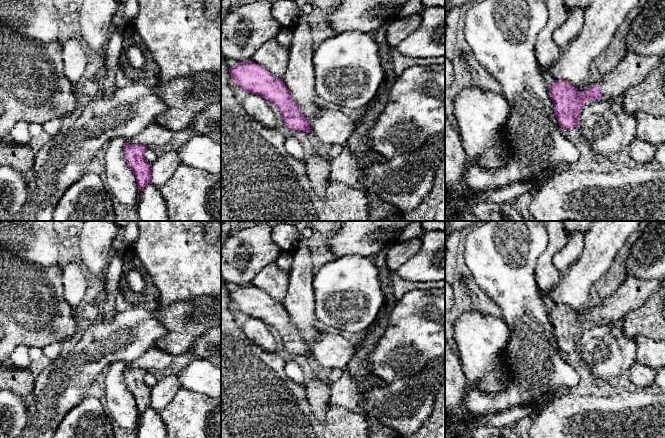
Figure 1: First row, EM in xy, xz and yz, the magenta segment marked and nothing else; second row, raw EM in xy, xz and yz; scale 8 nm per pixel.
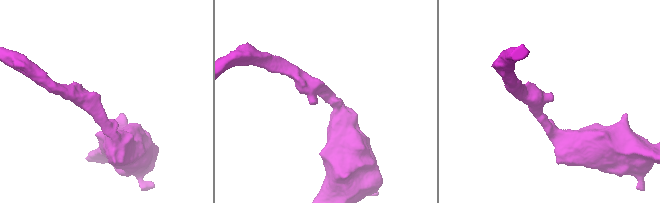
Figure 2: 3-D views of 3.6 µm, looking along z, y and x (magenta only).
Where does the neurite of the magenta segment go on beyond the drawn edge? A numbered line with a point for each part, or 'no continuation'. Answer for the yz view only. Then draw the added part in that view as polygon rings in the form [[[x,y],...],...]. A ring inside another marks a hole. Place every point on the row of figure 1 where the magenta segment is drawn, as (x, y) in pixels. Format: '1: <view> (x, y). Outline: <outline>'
1: yz (633, 67). Outline: [[[627,52],[598,84],[602,98],[616,99],[624,95],[630,86],[640,83],[653,69],[659,66],[663,56],[646,56]]]

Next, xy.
no continuation

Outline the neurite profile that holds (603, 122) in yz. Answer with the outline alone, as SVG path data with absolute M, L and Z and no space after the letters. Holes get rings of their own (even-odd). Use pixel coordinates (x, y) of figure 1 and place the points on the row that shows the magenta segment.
M601 98L587 101L579 116L581 135L591 144L597 157L606 157L610 153L626 149L637 135L637 120L633 114L627 114L616 99Z

